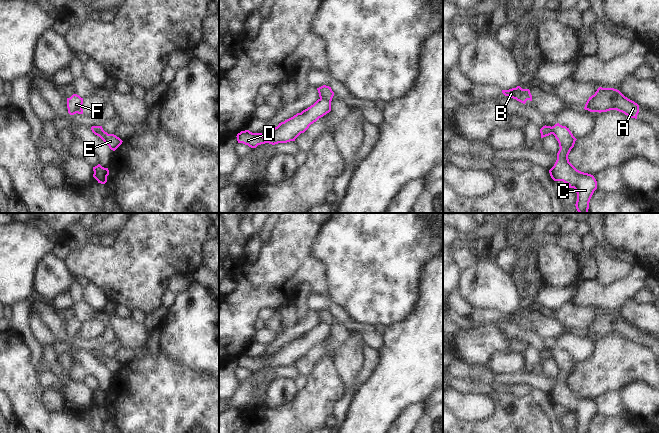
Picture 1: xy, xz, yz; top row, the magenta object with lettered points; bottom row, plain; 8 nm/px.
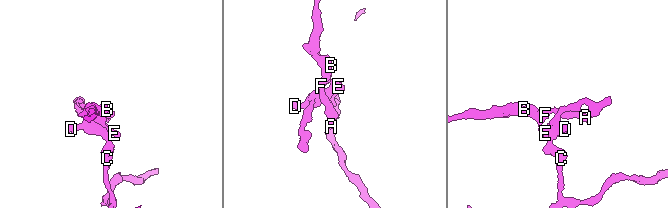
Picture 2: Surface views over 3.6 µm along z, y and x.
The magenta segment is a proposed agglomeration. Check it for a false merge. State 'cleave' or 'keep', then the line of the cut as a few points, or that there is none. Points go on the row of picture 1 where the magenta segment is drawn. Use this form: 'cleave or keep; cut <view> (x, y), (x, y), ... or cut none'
cleave; cut xz (320, 98), (330, 103)

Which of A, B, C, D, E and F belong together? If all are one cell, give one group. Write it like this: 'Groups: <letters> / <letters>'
Groups: A B E F / C D

